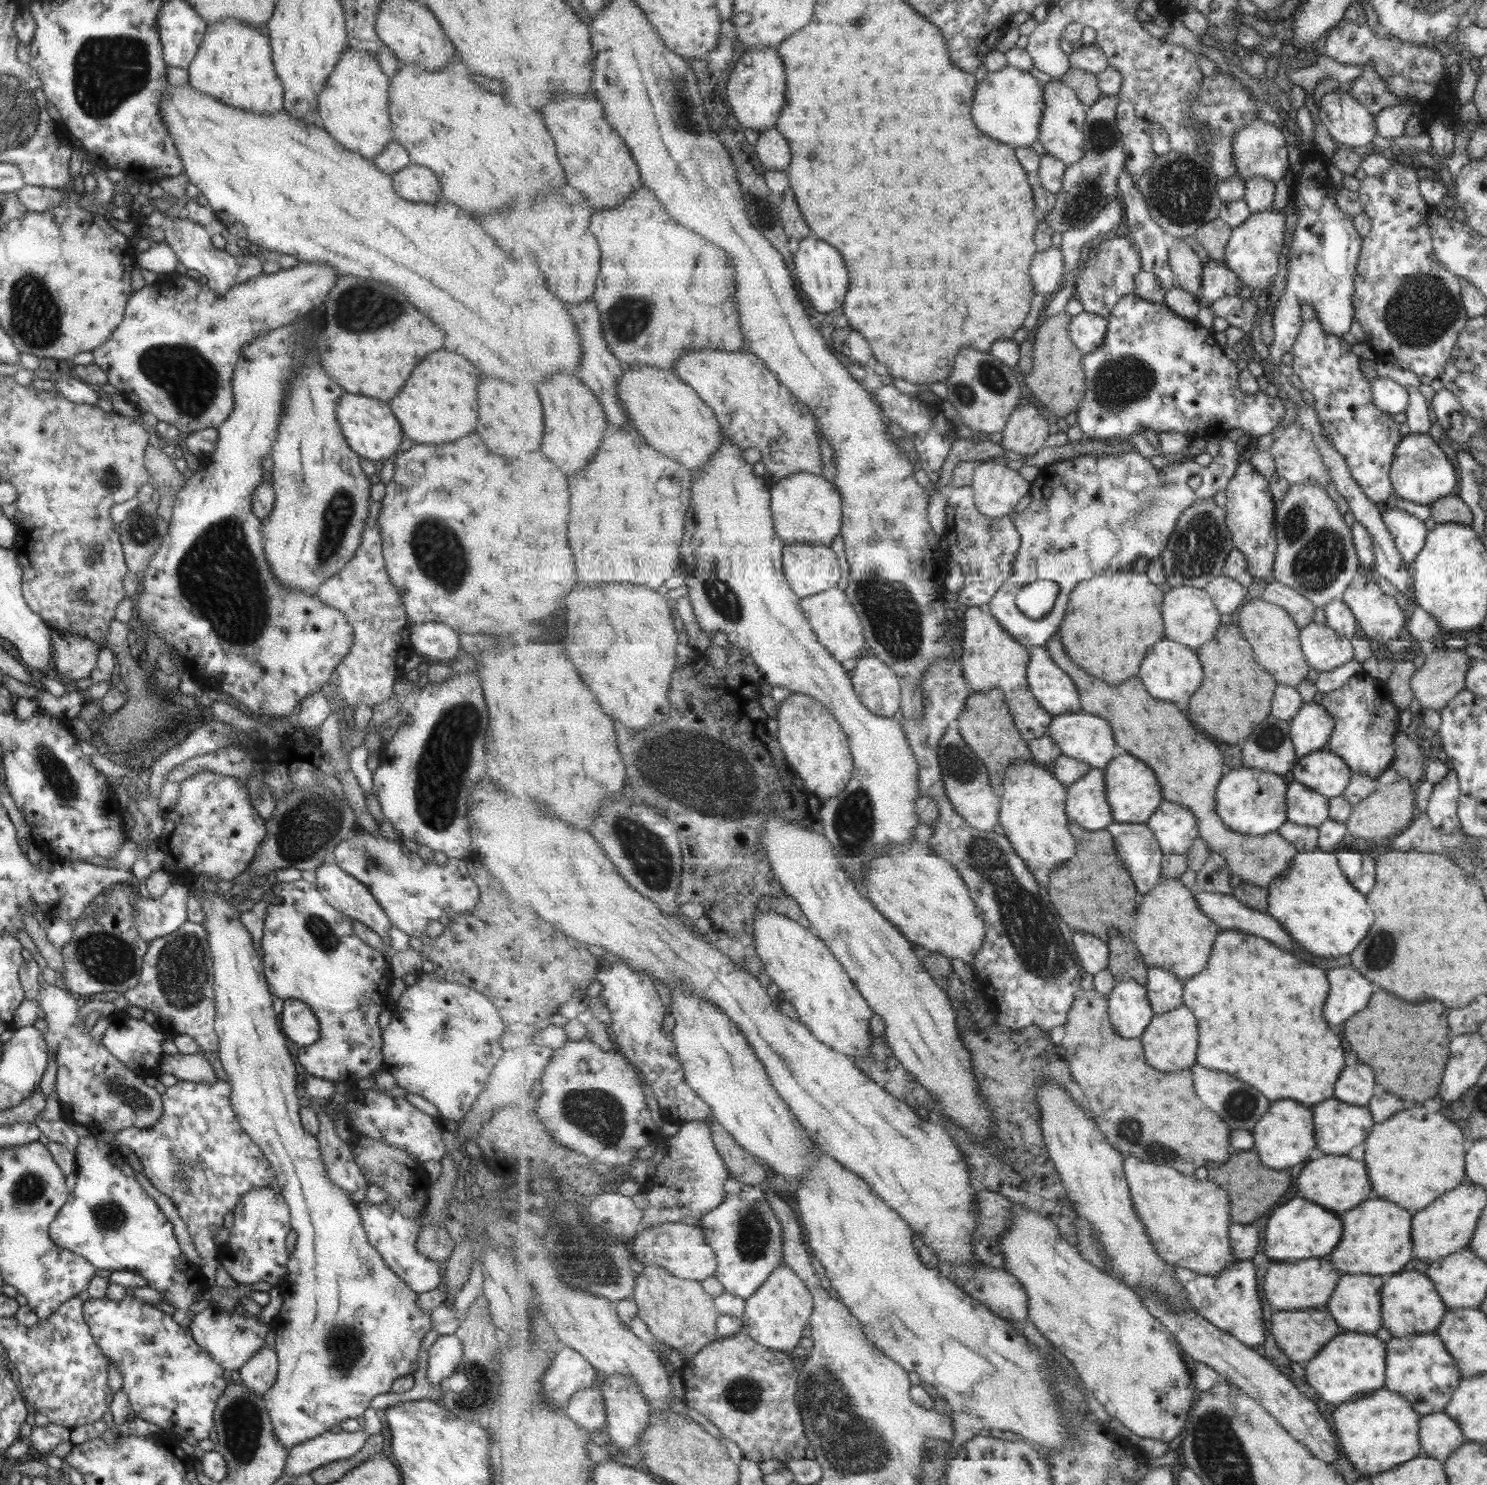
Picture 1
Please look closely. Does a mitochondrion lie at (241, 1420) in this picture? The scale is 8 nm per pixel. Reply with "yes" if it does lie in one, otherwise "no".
yes

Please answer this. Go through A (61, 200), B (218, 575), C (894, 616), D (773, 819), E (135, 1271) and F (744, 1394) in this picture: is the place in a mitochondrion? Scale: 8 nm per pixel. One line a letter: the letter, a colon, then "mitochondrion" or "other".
A: other
B: mitochondrion
C: mitochondrion
D: other
E: other
F: mitochondrion

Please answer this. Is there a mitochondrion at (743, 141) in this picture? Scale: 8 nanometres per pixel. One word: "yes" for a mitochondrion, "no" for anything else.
no

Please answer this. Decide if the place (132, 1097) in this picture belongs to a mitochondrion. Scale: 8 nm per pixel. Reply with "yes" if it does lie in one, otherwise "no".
yes

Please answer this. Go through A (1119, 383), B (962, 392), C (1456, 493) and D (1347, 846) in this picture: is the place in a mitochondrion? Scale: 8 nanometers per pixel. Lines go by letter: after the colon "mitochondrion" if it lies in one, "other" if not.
A: mitochondrion
B: mitochondrion
C: other
D: other

